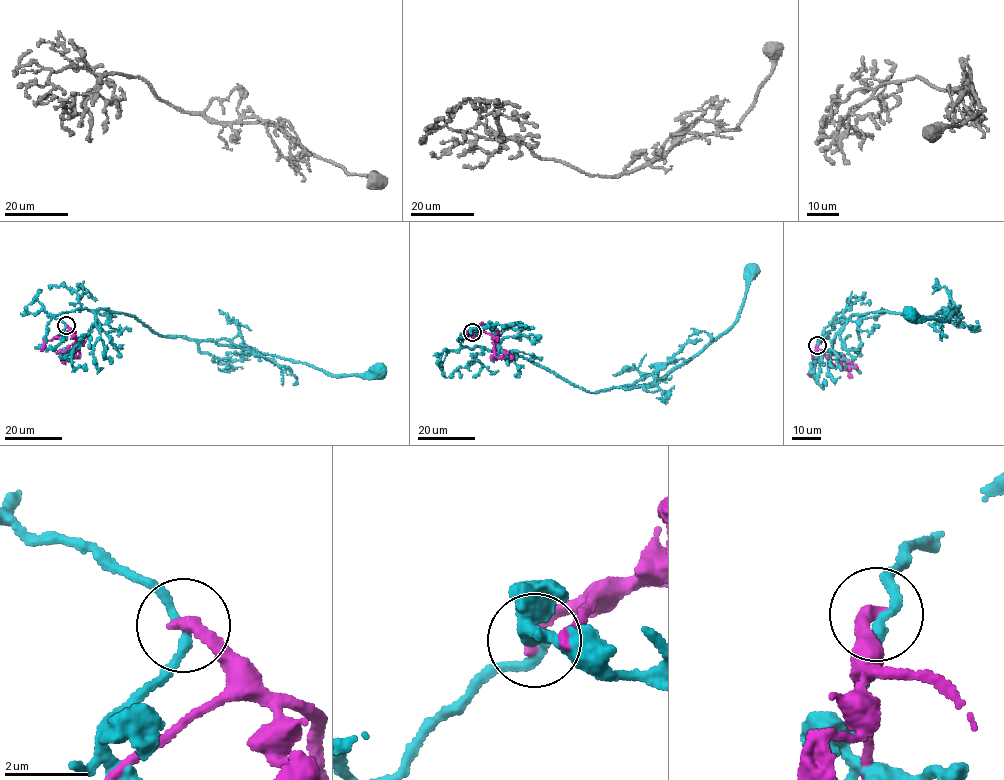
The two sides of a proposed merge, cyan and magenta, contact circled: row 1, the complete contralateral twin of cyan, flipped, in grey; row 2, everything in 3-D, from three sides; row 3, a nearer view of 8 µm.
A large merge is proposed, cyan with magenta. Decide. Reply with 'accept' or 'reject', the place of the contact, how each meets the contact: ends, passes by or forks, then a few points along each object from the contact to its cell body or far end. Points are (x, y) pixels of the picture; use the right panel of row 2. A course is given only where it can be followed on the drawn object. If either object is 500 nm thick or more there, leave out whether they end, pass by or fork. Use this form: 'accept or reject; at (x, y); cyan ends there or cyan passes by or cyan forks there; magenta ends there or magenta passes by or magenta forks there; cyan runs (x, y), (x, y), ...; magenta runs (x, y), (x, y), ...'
reject; at (817, 345); cyan passes by; magenta ends there; cyan runs (817, 345), (835, 328), (834, 324), (859, 314), (883, 310), (919, 317), (960, 306), (947, 320), (912, 313); magenta runs (817, 345), (817, 349), (833, 359), (839, 359), (852, 378)

